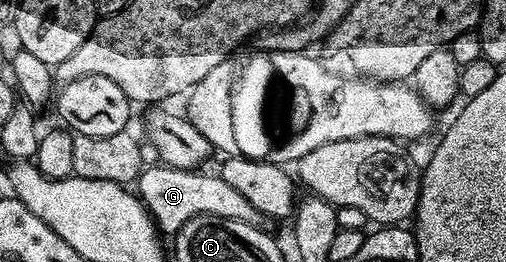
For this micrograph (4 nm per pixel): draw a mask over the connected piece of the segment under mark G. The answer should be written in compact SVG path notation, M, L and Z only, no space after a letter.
M161 162L156 166L157 168L145 167L141 172L138 195L161 233L175 234L187 220L195 216L234 218L238 222L257 226L265 223L265 216L250 206L250 202L246 202L246 198L242 198L242 194L238 194L238 190L234 190L234 186L230 186L230 182L218 174L207 176L204 170L169 168Z

